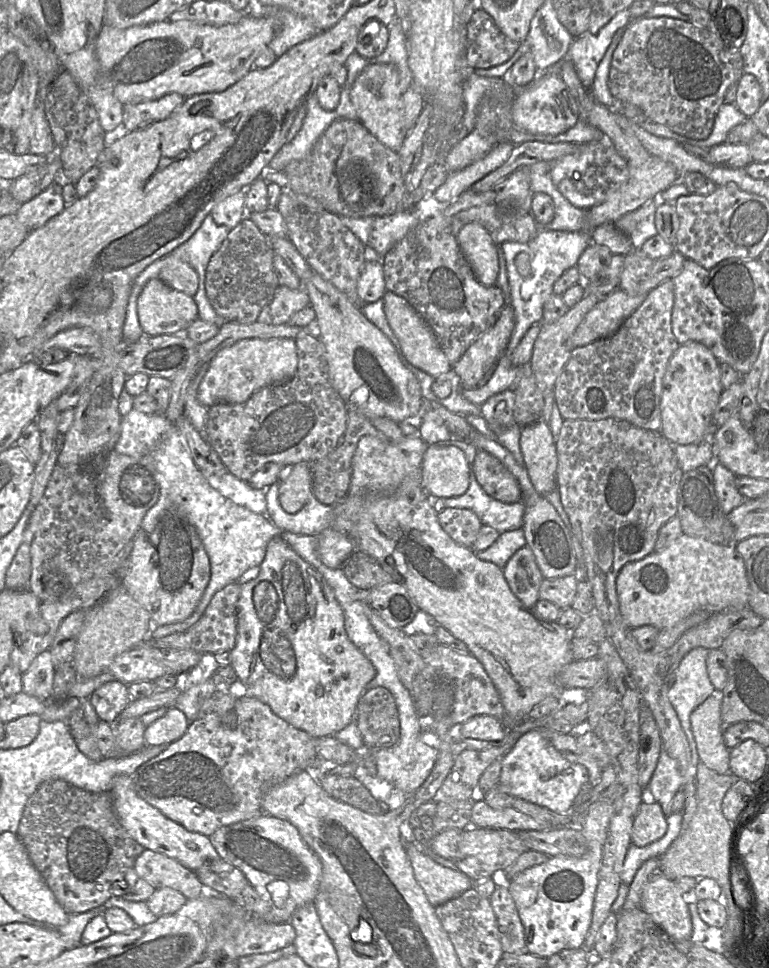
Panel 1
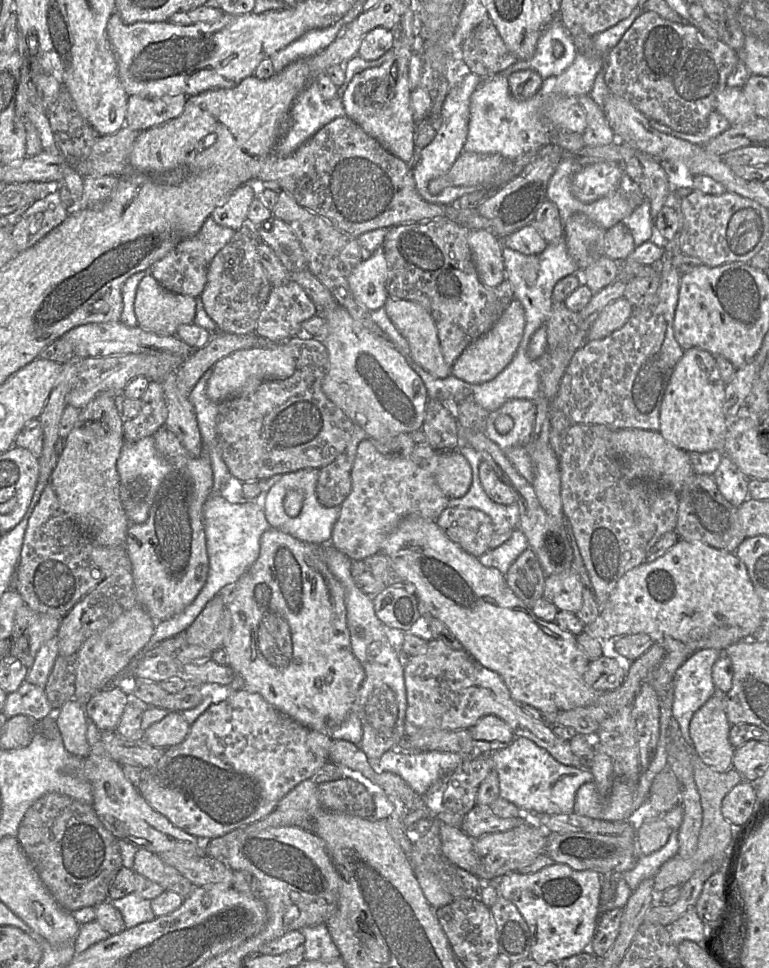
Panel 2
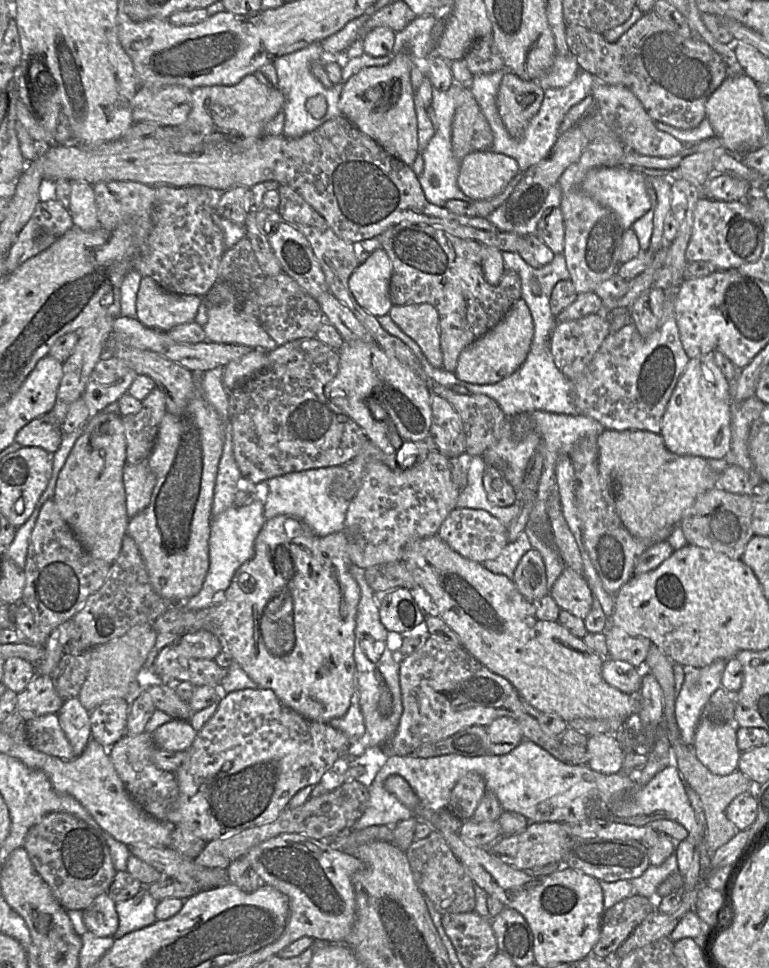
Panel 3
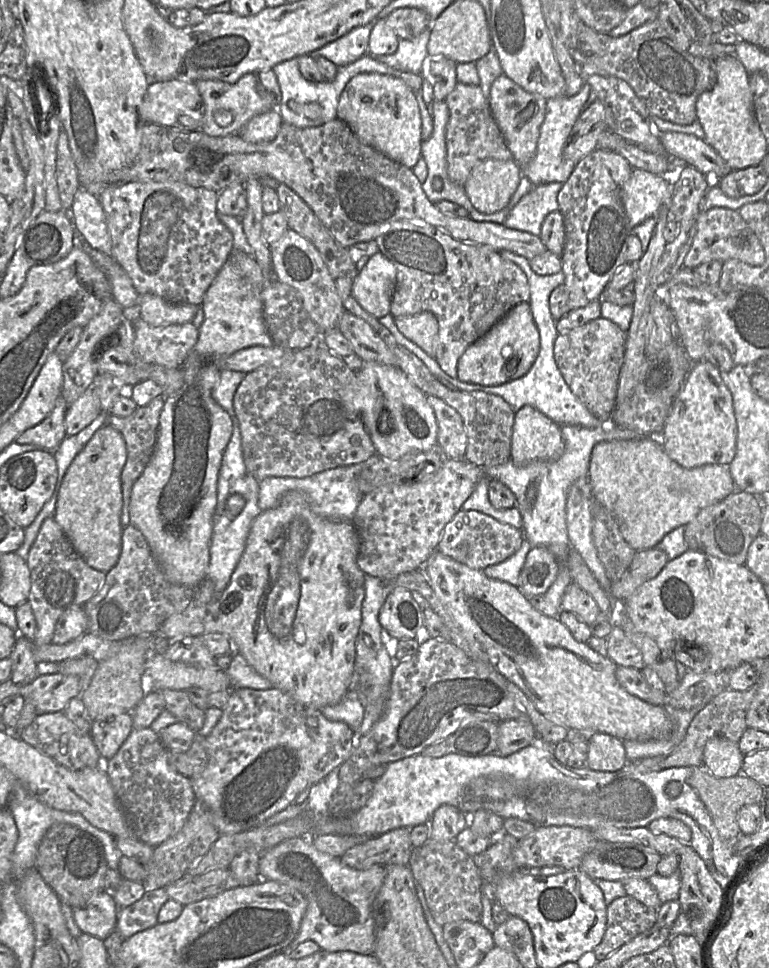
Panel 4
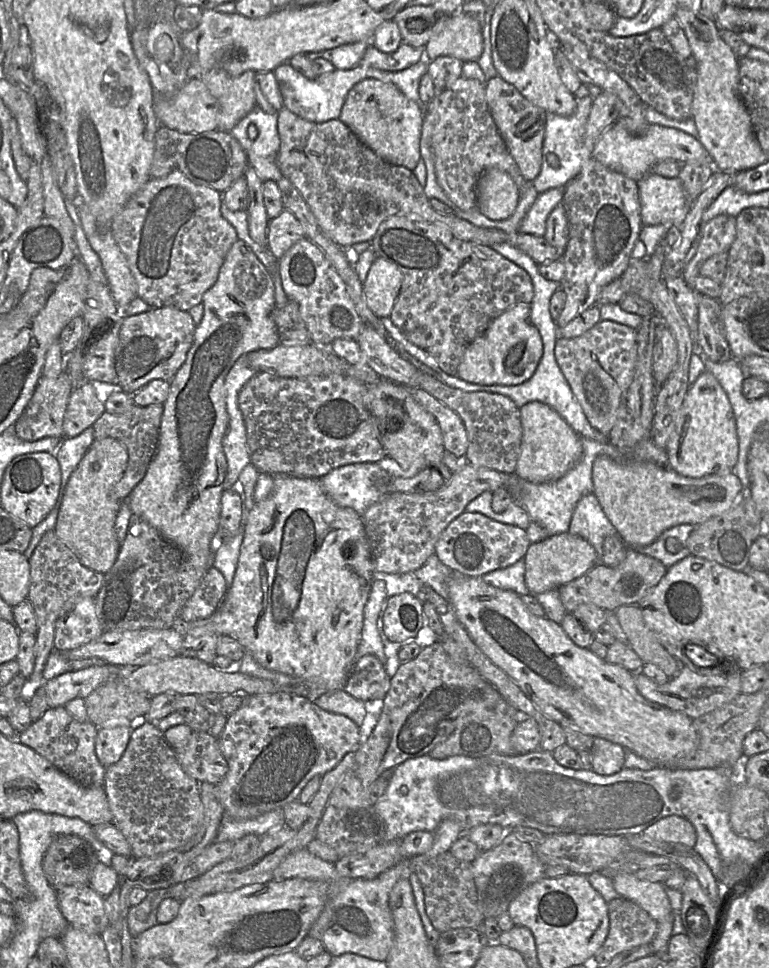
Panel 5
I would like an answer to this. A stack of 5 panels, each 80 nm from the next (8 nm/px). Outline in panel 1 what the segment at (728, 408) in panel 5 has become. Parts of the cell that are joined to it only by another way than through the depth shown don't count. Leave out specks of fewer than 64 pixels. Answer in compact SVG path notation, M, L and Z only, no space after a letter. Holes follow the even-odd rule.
M689 341L670 358L662 381L660 432L670 443L687 445L711 439L712 416L724 388L719 362L703 344Z

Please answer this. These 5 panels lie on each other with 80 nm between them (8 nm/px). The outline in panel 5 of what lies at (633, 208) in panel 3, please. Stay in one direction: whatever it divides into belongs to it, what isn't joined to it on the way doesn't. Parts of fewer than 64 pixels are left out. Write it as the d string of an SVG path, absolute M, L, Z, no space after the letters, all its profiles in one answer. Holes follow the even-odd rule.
M649 173L637 182L643 225L680 227L690 210L681 180Z

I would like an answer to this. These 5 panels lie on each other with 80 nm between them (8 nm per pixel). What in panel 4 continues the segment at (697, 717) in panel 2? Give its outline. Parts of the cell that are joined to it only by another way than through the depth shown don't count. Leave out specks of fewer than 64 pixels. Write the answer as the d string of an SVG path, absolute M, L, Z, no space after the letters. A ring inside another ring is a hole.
M722 737L709 739L703 751L703 765L717 778L729 778L742 772L743 758L738 743Z

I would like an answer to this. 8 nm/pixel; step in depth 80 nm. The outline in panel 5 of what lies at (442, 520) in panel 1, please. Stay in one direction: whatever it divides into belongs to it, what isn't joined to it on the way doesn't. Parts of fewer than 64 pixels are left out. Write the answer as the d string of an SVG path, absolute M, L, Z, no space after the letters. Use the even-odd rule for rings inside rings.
M463 512L441 533L435 552L439 560L457 574L481 577L506 568L524 558L531 542L524 529L495 521L478 512Z

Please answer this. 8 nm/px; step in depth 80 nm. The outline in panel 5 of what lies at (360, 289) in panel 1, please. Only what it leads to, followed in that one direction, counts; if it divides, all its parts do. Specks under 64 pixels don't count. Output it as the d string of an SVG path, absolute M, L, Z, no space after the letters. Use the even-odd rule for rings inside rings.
M376 257L362 285L365 303L378 318L390 316L402 279L402 273L397 266Z

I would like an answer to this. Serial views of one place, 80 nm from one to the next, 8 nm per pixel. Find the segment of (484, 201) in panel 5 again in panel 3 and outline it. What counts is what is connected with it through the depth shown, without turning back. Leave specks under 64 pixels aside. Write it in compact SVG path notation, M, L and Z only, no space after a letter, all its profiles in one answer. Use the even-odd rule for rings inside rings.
M473 152L460 162L457 183L472 201L487 200L501 193L519 172L517 162L507 155Z

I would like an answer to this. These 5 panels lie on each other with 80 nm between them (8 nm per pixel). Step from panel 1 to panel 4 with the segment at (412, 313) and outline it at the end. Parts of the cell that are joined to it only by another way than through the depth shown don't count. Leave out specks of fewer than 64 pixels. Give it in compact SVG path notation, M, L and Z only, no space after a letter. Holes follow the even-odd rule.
M426 311L395 317L395 323L407 339L422 348L430 357L436 357L439 325L434 314Z

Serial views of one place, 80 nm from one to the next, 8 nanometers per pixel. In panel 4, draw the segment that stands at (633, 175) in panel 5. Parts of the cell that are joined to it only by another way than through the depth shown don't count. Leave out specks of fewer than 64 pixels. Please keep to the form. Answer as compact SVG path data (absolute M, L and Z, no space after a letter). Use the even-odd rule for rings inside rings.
M662 132L660 141L666 155L678 158L705 174L708 186L715 178L733 171L713 147L692 134Z

